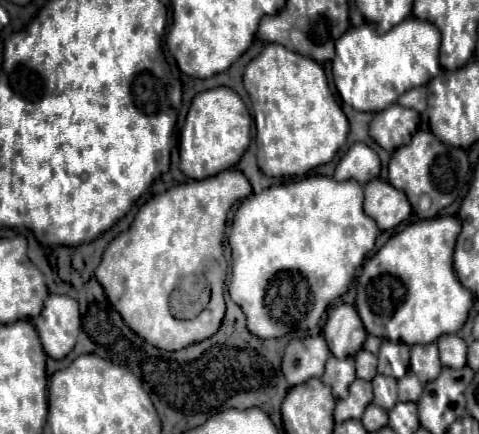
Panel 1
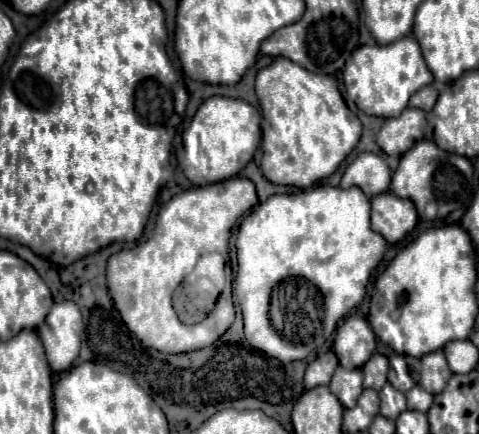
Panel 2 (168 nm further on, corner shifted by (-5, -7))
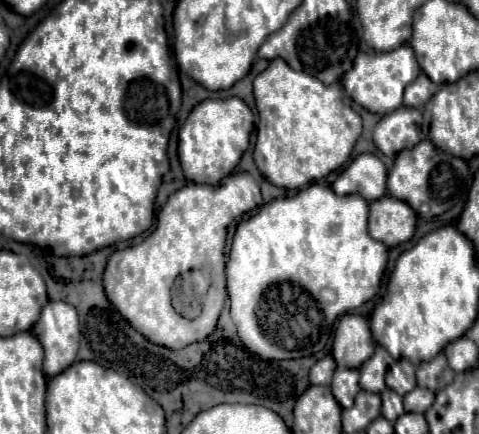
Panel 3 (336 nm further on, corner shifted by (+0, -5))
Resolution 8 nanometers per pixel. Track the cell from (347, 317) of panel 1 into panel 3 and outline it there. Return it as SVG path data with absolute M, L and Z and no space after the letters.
M353 313L343 315L333 341L333 359L337 361L337 367L359 369L373 355L373 349L375 343L367 319Z

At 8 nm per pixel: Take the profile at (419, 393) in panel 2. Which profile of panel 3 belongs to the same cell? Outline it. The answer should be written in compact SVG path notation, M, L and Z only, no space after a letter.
M415 387L411 393L403 397L405 411L415 411L415 413L425 413L429 405L433 405L433 401L435 401L435 393L423 387Z

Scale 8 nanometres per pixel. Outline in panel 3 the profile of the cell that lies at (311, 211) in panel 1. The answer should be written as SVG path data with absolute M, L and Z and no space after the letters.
M311 183L309 187L301 189L293 197L275 199L275 201L263 205L253 217L239 223L237 233L233 237L231 253L229 253L226 263L226 285L229 301L231 301L231 319L237 325L237 335L241 339L241 343L249 351L257 353L261 359L267 359L267 361L299 359L299 357L315 355L315 353L323 351L327 341L333 337L337 317L341 317L343 313L351 311L351 309L361 307L365 301L369 301L369 299L373 299L377 295L377 291L381 287L381 281L383 281L383 275L385 275L385 269L387 269L387 247L381 241L373 241L373 237L369 237L369 233L367 233L367 215L369 215L369 203L363 197L357 197L357 195L339 197L329 187L319 185L319 183Z

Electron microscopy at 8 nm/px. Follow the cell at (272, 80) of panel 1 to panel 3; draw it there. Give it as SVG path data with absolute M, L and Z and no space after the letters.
M273 59L253 81L257 109L253 159L267 181L283 189L301 189L339 169L362 132L362 119L344 102L341 83L325 85L307 73Z

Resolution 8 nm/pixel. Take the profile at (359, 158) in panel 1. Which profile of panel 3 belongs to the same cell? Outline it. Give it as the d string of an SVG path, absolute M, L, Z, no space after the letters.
M363 153L355 157L349 167L337 177L333 191L341 197L353 193L363 197L365 201L377 201L387 193L385 181L387 167L383 165L383 161L373 153Z

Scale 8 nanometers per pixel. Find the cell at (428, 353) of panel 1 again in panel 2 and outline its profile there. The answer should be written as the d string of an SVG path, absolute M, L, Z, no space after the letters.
M434 351L424 355L422 359L422 375L420 375L420 385L430 391L430 393L440 393L444 385L450 379L450 369L446 363L446 357L442 351Z

